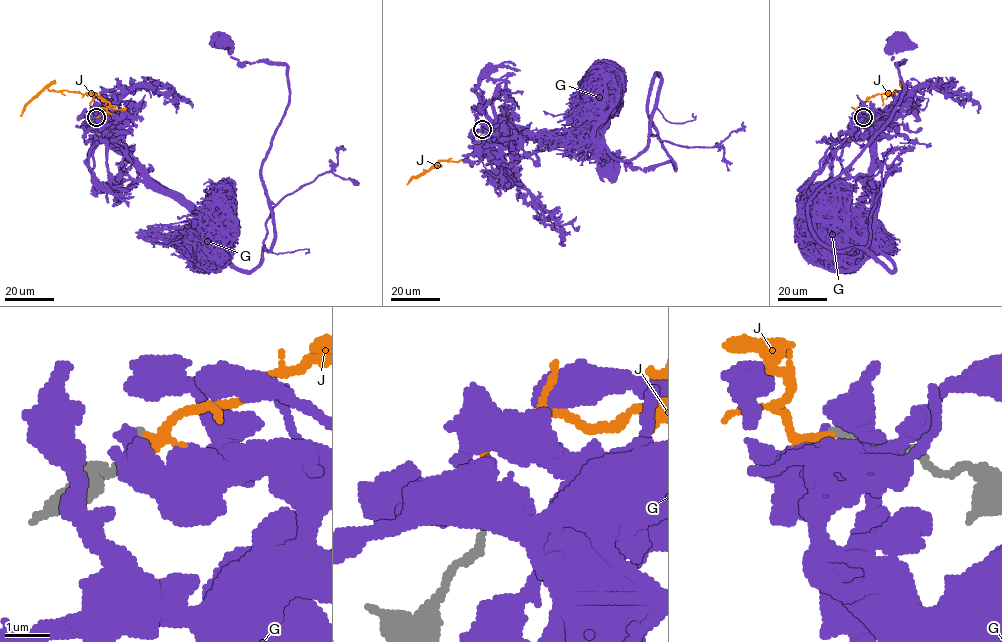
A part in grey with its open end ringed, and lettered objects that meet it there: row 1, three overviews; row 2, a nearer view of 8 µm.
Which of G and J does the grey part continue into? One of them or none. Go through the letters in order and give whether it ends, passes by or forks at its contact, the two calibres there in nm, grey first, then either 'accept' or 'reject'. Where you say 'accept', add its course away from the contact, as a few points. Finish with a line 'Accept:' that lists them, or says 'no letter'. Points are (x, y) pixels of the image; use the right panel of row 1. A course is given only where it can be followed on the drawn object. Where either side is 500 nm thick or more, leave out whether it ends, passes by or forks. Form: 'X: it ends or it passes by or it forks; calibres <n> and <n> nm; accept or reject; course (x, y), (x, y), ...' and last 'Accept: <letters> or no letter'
G: it passes by; calibres 160 and 240 nm; reject
J: it passes by; calibres 170 and 110 nm; accept; course (863, 117), (856, 111), (870, 97), (891, 94), (902, 88), (918, 116)
Accept: J

